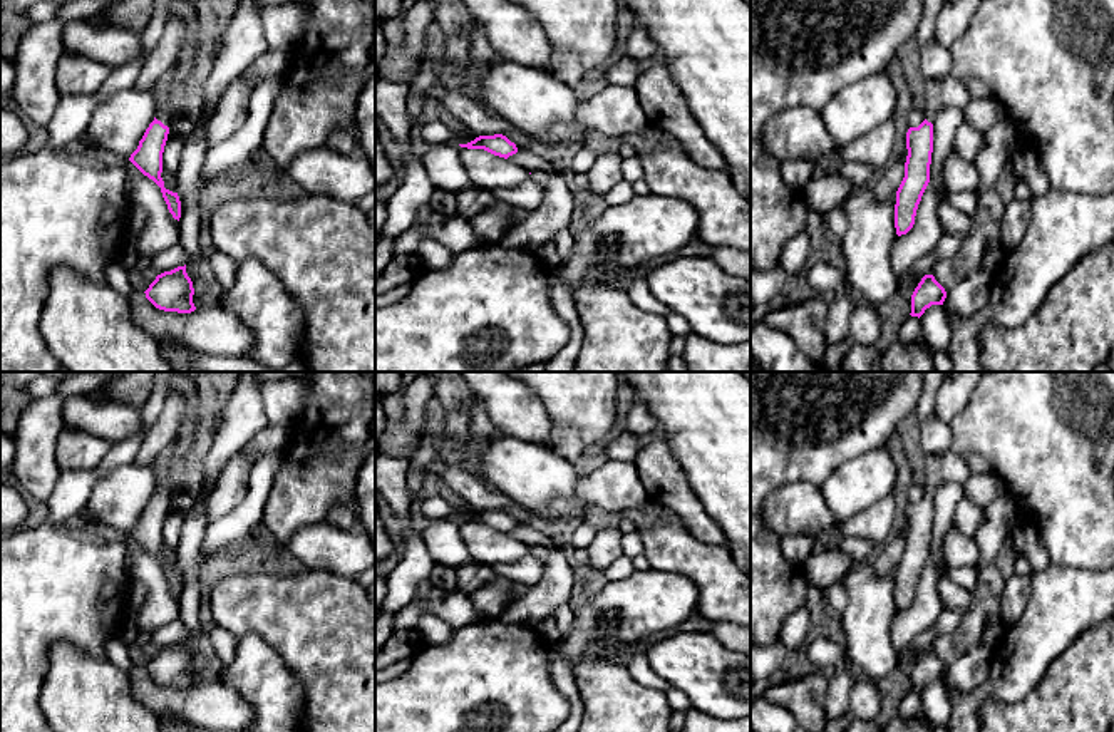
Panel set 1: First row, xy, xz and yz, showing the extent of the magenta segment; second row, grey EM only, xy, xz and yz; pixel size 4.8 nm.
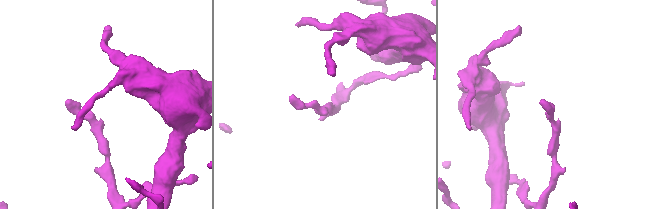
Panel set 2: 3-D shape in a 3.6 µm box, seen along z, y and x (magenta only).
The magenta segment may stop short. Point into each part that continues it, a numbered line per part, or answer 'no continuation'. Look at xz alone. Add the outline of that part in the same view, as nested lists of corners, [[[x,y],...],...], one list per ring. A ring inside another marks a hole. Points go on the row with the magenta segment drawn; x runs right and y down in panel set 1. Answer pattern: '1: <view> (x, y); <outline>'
no continuation

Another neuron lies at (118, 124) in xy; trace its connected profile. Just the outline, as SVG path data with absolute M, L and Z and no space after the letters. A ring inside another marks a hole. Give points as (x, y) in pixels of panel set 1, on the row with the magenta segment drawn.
M124 89L102 101L87 127L95 156L112 161L129 159L154 117L156 99L146 92Z

